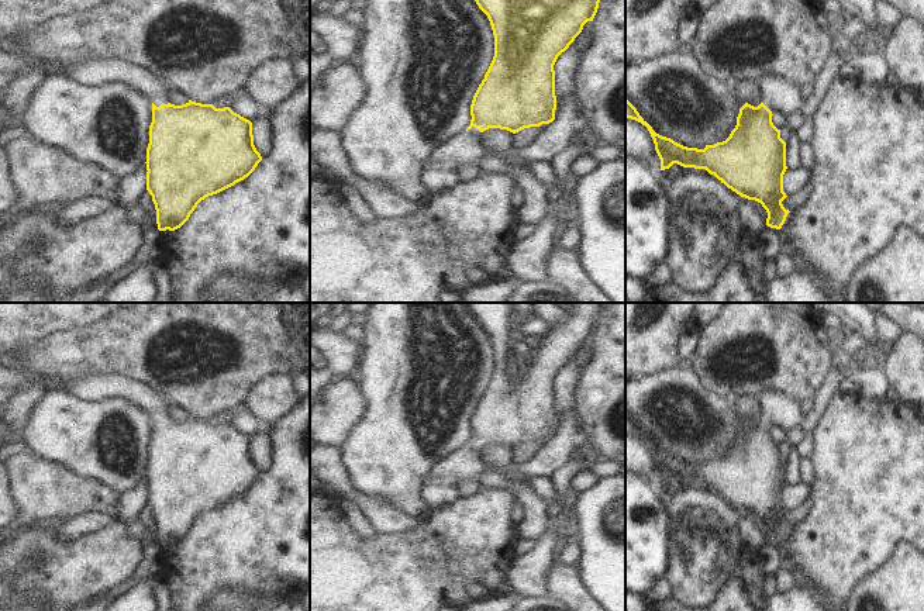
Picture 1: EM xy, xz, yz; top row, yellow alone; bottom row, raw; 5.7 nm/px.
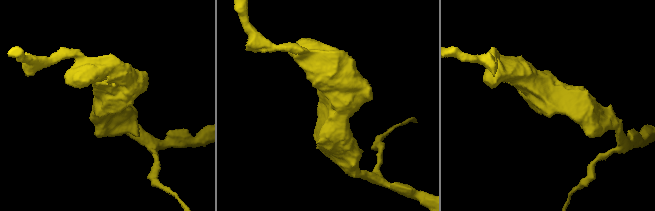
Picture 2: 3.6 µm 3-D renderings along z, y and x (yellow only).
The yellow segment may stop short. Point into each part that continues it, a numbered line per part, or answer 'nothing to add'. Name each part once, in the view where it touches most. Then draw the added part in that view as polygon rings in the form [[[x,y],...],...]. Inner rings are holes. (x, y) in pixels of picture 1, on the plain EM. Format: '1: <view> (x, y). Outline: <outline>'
1: xy (99, 387). Outline: [[[94,374],[79,380],[66,380],[61,376],[52,379],[62,391],[72,391],[94,401],[124,398],[145,408],[156,422],[169,418],[170,401],[159,391],[125,374]]]

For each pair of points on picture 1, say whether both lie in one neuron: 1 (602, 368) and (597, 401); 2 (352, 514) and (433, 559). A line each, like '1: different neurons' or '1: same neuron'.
1: same neuron
2: different neurons

